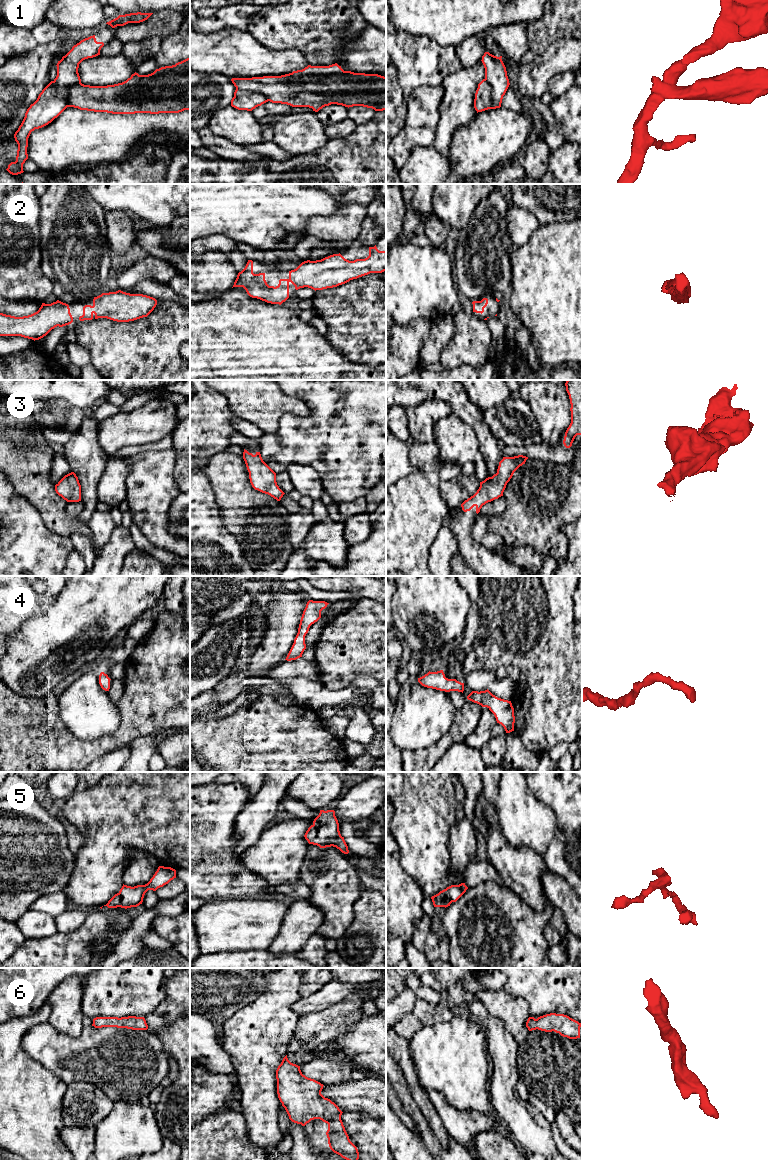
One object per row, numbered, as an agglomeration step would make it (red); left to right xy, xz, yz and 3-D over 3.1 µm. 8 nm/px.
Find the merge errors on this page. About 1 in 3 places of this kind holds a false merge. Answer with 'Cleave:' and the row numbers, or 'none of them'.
Cleave: 1

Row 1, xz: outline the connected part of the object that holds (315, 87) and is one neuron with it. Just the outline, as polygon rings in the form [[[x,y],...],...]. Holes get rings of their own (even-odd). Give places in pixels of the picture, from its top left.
[[[337,63],[308,65],[281,76],[232,78],[237,89],[257,91],[272,103],[309,107],[318,112],[331,104],[386,110],[386,77],[344,71]]]

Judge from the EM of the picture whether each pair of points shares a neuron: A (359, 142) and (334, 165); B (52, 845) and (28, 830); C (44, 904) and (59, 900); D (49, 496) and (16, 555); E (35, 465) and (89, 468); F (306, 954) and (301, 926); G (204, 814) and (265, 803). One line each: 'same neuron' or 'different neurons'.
A: same neuron
B: same neuron
C: same neuron
D: different neurons
E: different neurons
F: different neurons
G: different neurons

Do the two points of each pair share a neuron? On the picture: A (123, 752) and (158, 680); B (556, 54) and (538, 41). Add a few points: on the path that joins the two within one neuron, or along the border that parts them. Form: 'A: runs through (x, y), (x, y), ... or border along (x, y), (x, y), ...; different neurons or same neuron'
A: border along (130, 745), (118, 747), (104, 755); different neurons
B: border along (568, 37), (556, 39), (542, 53), (535, 56); different neurons

